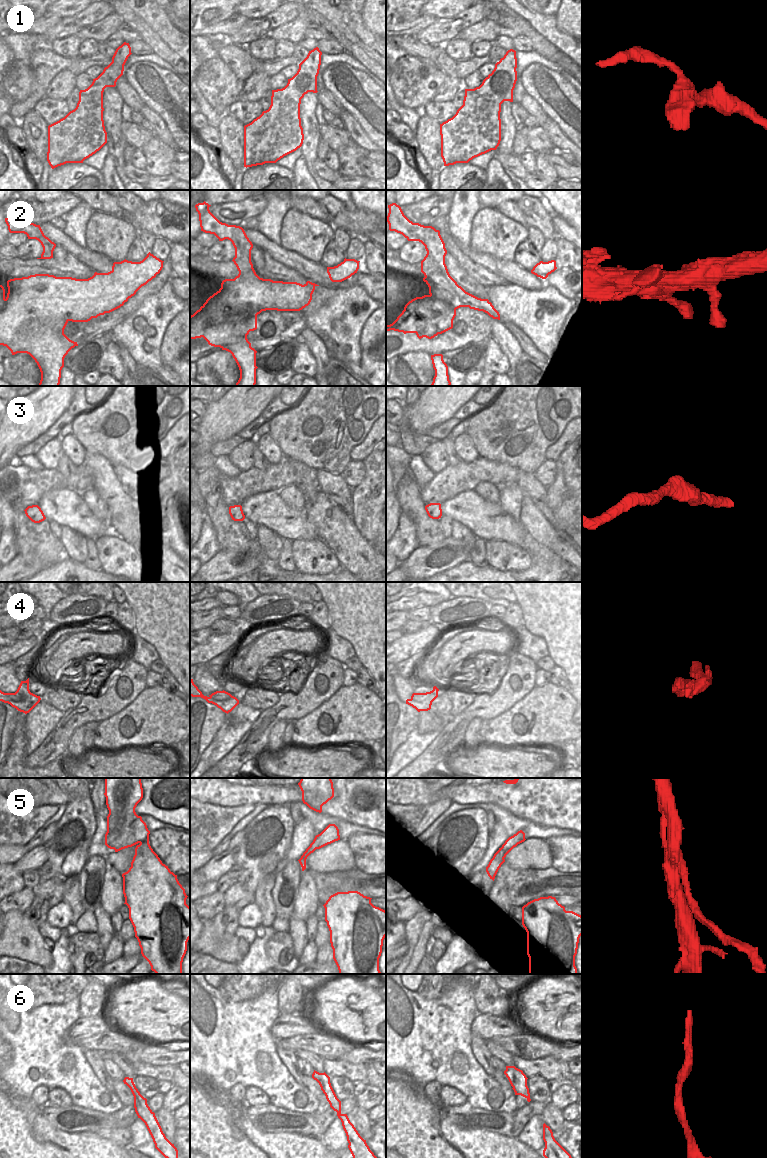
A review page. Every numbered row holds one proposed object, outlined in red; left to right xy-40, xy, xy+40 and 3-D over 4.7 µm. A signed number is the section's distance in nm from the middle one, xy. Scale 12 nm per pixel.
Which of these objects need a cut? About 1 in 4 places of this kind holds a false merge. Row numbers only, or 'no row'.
2, 5

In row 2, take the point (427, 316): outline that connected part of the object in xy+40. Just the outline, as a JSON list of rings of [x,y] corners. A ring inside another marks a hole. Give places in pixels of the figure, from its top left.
[[[432,281],[426,284],[429,294],[409,301],[397,319],[386,325],[386,331],[415,333],[419,339],[432,339],[453,328],[456,310],[467,305]]]

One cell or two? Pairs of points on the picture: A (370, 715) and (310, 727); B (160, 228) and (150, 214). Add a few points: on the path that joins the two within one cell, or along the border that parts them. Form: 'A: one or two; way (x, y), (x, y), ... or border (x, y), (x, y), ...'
A: one; way (354, 715), (331, 714), (322, 711)
B: one; way (160, 225), (153, 217)

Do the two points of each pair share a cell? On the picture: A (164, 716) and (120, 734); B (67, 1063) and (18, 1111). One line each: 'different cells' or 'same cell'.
A: same cell
B: different cells

